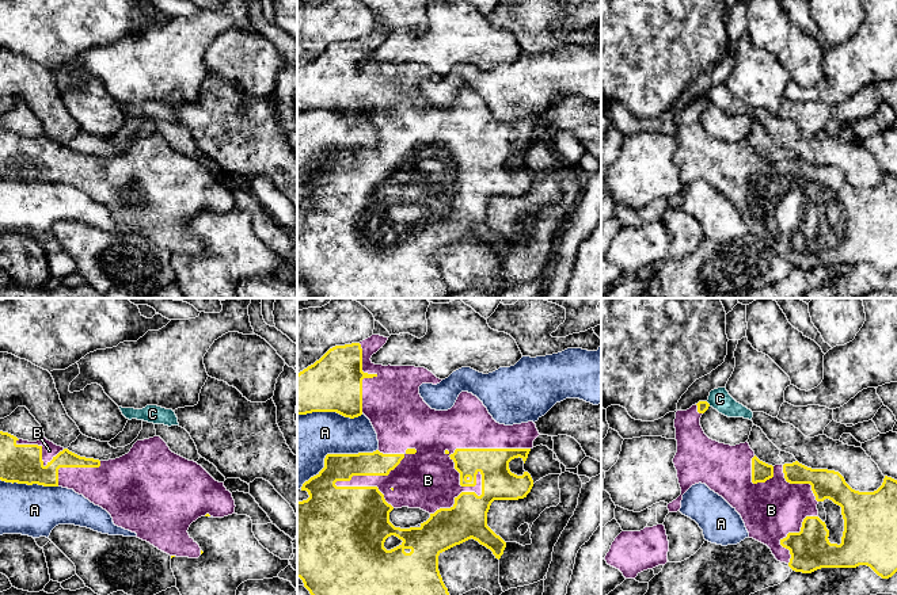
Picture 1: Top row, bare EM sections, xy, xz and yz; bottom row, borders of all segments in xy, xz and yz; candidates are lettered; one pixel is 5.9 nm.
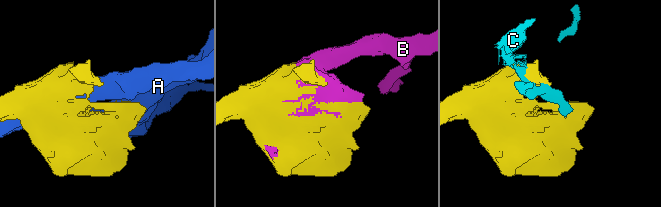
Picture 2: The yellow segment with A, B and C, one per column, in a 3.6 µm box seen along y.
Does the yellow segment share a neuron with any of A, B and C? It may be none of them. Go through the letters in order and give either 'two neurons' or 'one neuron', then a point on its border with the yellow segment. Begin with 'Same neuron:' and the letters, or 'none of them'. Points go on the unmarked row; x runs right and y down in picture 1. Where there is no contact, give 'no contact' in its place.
Same neuron: B
A: two neurons; contact xz (334, 151)
B: one neuron; contact xz (460, 176)
C: two neurons; contact yz (709, 100)

